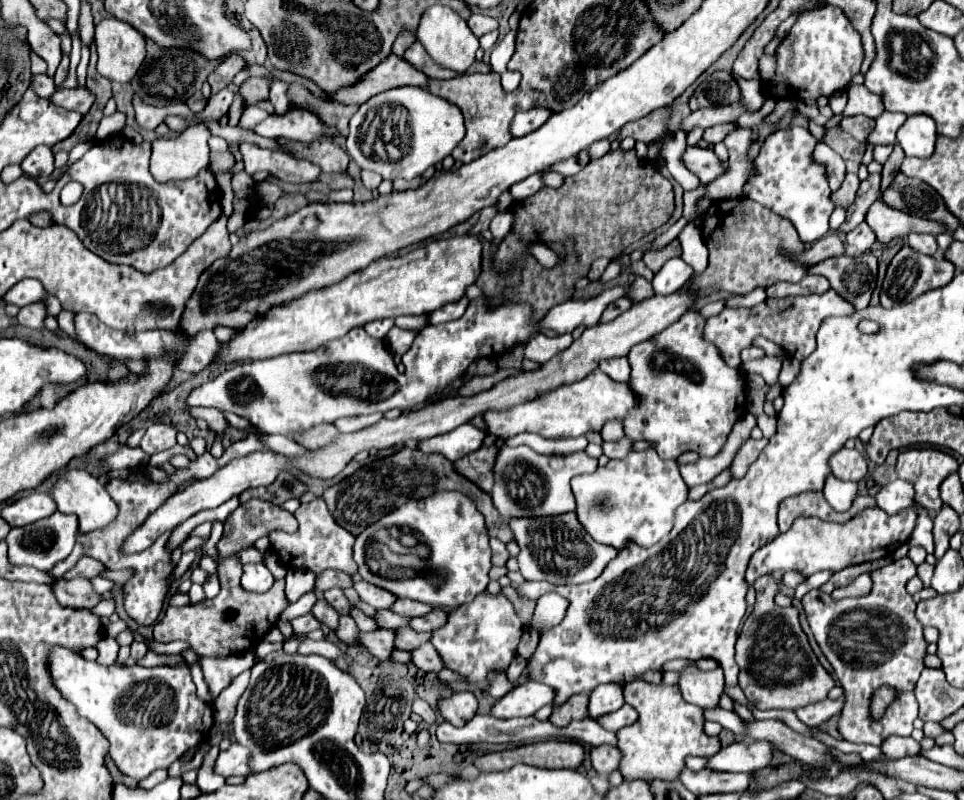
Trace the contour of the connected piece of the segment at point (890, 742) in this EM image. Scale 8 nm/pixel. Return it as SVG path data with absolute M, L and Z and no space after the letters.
M889 736L883 746L881 752L891 756L891 758L901 758L901 756L909 756L909 754L919 754L921 752L921 744L917 740L909 738L901 738L901 736Z

